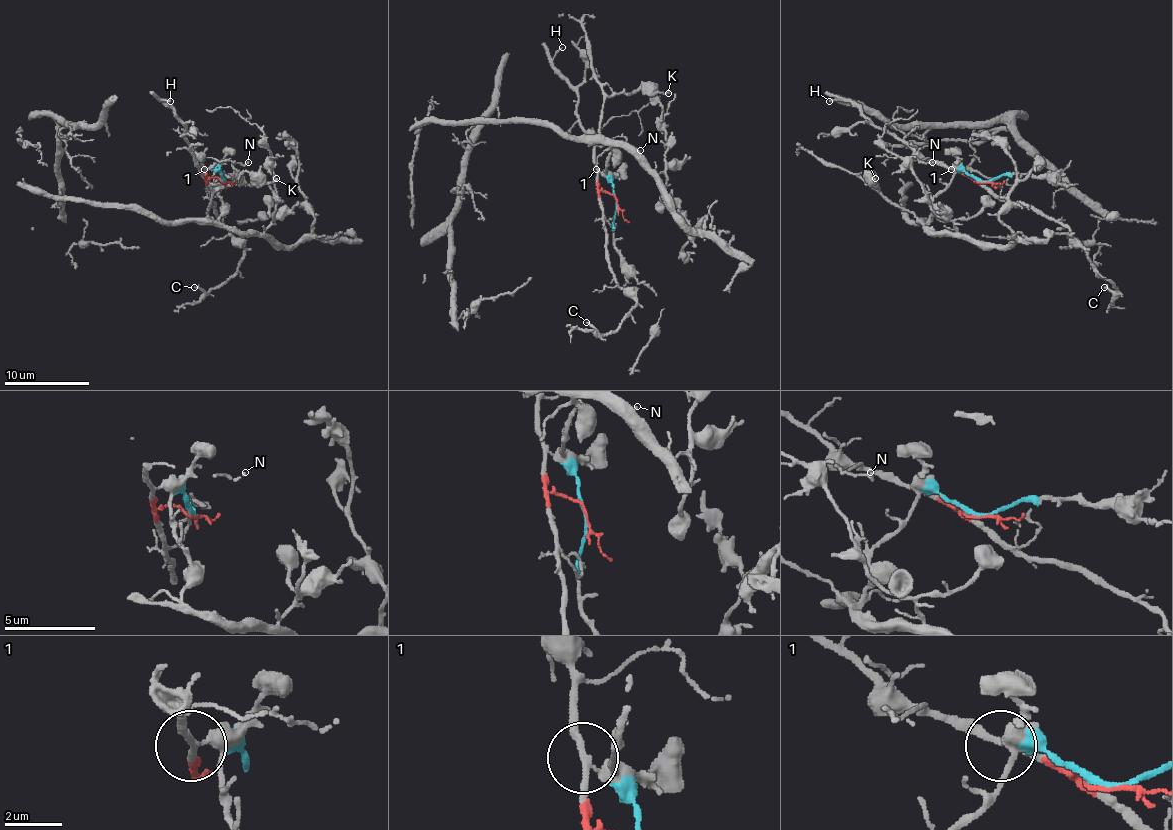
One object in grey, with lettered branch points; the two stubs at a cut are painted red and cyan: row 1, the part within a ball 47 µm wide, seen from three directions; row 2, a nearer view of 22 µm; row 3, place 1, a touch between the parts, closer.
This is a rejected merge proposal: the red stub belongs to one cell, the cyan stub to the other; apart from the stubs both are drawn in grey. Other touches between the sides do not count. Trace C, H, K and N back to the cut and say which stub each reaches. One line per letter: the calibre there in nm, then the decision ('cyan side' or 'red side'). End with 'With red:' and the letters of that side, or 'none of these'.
C: 180 nm | red side
H: 110 nm | red side
K: 140 nm | cyan side
N: 100 nm | red side
With red: C, H, N

